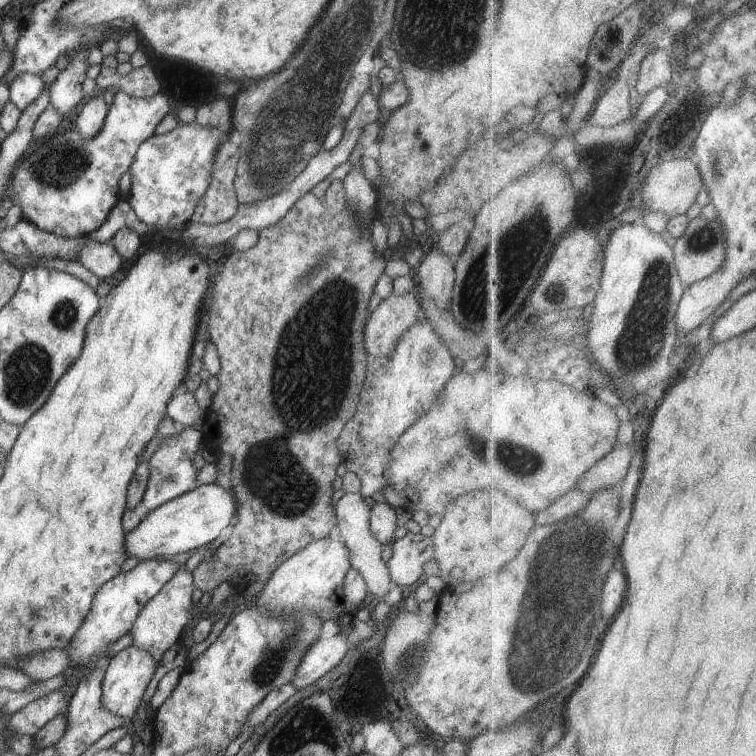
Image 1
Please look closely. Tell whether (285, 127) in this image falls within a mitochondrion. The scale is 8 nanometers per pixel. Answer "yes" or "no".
yes

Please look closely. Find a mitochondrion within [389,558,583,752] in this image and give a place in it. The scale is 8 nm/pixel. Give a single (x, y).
(414, 649)

